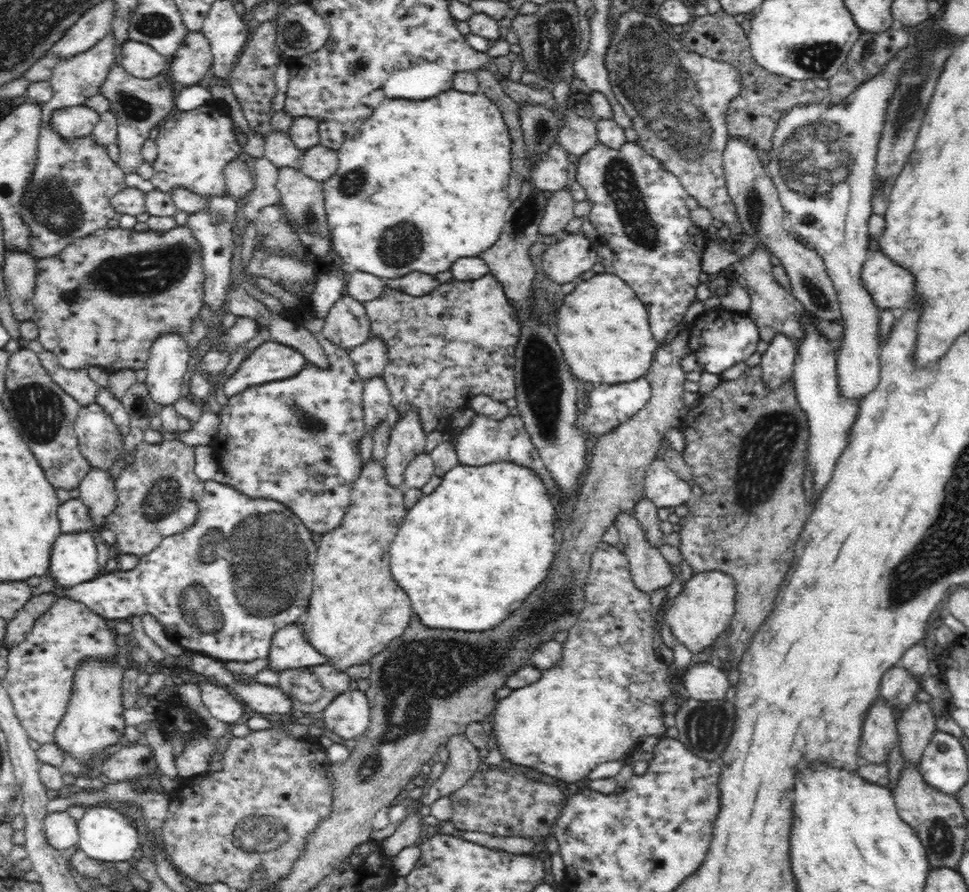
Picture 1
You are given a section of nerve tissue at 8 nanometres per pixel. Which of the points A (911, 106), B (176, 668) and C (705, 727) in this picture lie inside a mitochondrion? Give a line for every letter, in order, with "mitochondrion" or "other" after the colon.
A: mitochondrion
B: other
C: mitochondrion

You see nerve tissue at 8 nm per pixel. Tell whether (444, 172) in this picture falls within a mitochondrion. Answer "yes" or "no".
no

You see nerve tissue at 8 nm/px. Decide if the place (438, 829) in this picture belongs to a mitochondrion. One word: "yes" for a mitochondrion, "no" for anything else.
no

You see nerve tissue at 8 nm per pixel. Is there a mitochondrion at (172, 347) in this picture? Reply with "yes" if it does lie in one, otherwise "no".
no

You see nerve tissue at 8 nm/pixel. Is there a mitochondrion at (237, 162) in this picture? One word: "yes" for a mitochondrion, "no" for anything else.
no

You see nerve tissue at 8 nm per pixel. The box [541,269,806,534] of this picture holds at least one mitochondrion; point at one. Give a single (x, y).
(765, 452)

